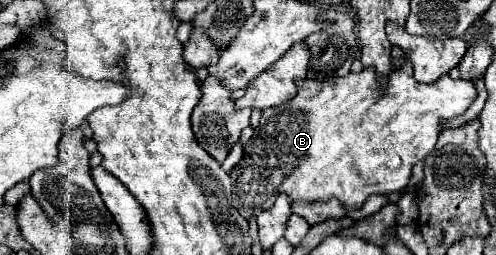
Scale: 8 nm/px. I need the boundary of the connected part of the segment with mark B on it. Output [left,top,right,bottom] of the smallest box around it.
[229,62,477,220]

